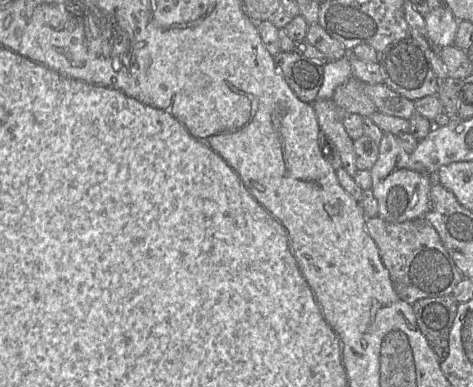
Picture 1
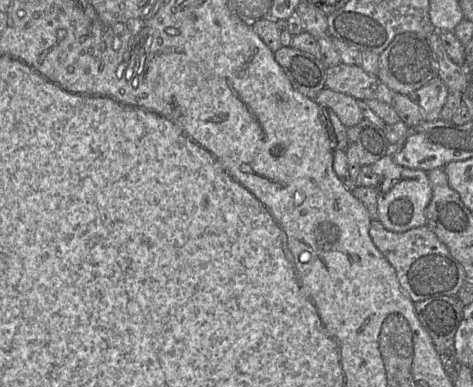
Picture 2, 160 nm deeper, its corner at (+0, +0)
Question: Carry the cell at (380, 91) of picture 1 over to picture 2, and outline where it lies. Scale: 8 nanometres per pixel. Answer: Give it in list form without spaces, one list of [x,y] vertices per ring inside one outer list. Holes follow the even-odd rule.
[[[343,62],[326,68],[325,87],[356,100],[376,99],[386,104],[392,104],[395,94],[376,75],[367,73],[360,65]]]

